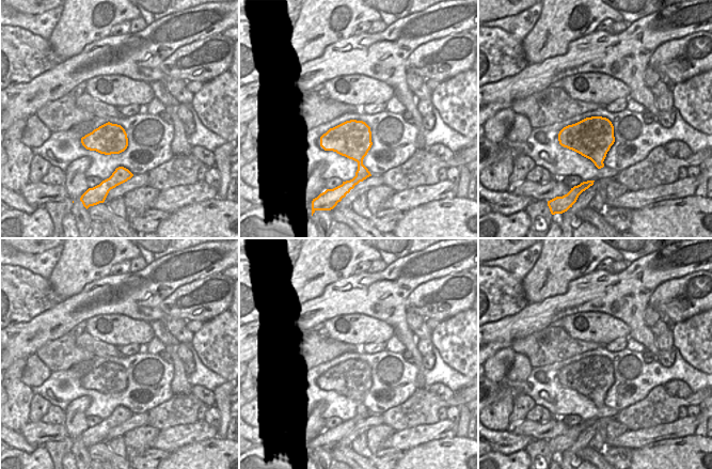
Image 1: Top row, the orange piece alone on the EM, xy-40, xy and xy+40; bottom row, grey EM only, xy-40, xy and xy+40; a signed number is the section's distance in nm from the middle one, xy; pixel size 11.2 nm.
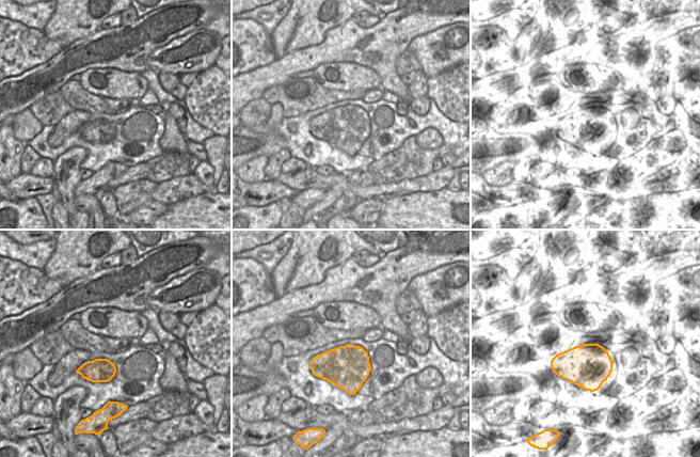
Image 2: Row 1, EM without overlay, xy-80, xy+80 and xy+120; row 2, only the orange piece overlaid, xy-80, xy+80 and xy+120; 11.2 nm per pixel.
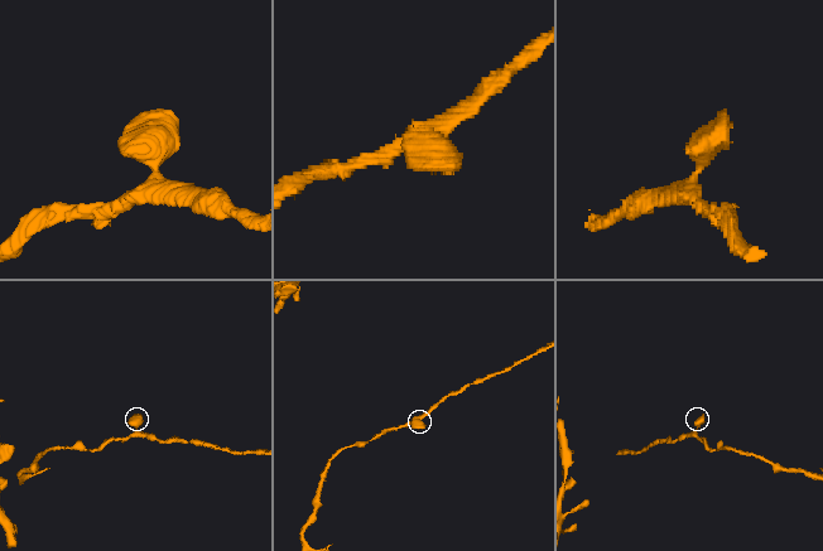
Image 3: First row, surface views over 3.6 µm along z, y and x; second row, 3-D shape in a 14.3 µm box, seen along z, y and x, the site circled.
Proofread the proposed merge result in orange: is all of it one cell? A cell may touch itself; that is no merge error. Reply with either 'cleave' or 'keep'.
keep

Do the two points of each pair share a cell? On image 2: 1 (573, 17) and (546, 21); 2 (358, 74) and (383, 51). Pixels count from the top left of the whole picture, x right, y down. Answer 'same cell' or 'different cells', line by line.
1: same cell
2: different cells

